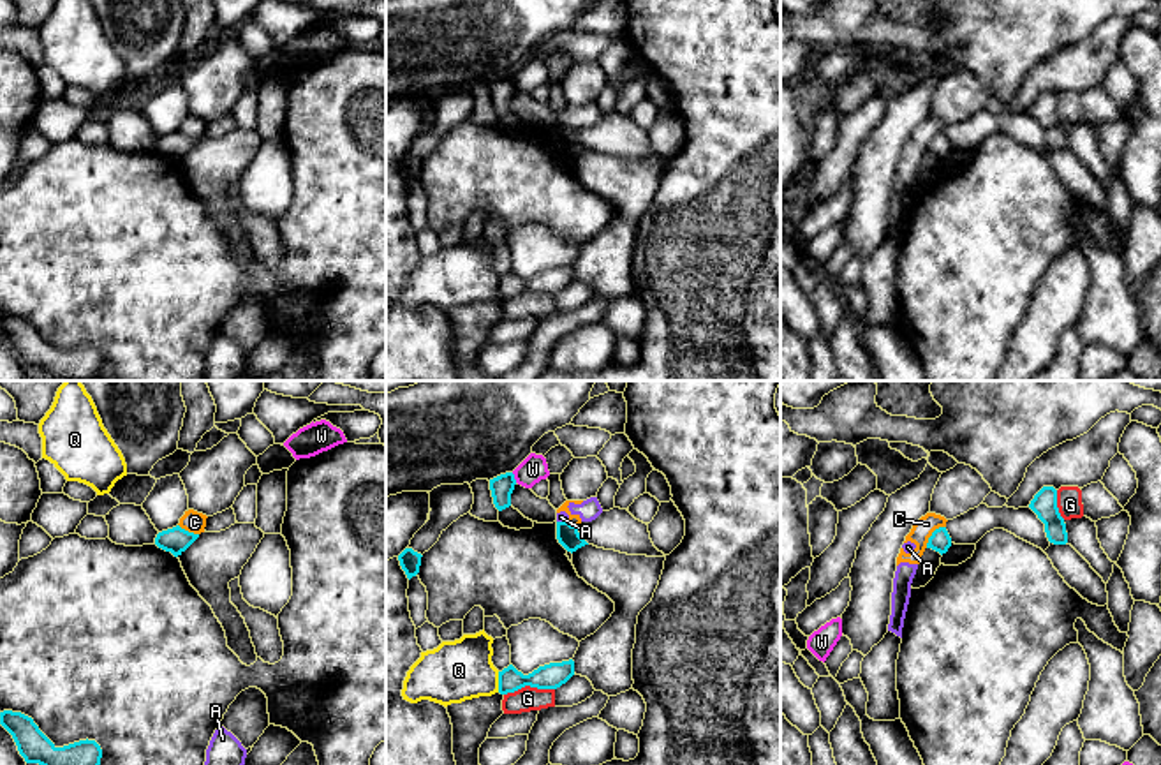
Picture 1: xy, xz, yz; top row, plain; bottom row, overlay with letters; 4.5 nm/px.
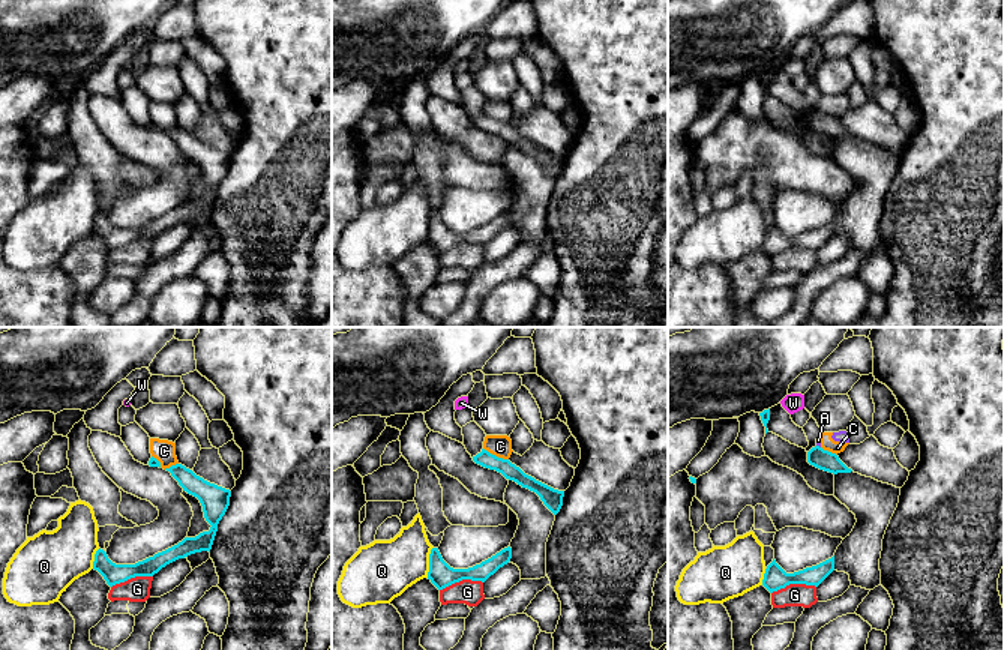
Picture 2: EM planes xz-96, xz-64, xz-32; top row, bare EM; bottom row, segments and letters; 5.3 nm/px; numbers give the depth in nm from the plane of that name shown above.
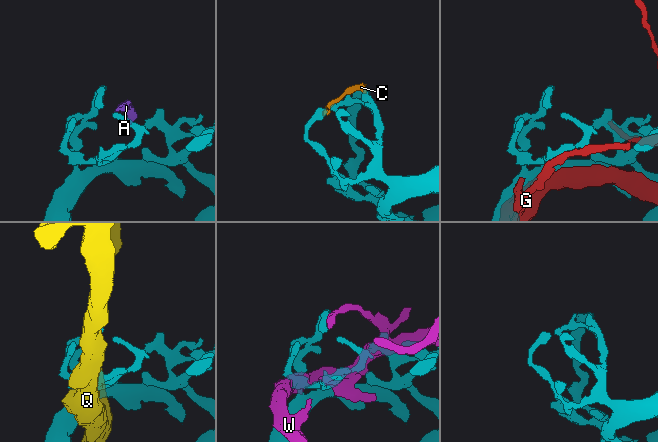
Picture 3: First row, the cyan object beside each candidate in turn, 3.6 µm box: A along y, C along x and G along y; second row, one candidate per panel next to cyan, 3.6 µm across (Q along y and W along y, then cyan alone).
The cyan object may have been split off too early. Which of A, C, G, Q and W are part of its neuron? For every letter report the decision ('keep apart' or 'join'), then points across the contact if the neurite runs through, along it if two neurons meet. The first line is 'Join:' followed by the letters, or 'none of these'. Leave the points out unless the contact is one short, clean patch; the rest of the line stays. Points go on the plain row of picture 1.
Join: none of these
A: keep apart; border along xz (557, 126), (568, 127)
C: keep apart; border along yz (945, 131), (932, 138), (925, 152)
G: keep apart
Q: keep apart
W: keep apart

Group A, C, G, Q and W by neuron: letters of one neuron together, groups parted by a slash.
A C / G / Q / W

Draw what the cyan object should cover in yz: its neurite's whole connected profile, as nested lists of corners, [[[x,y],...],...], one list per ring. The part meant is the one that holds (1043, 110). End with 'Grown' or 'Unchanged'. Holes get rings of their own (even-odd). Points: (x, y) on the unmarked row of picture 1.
[[[1043,92],[1034,100],[1029,113],[1045,129],[1045,137],[1046,137],[1046,143],[1050,148],[1054,148],[1054,150],[1066,150],[1068,148],[1066,129],[1059,118],[1057,95],[1054,92]]]. Unchanged

